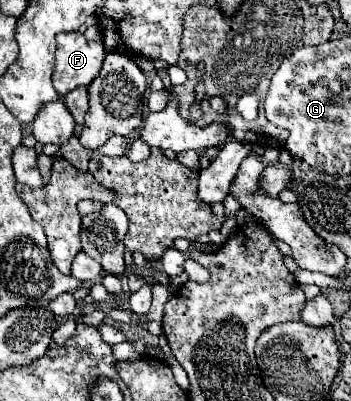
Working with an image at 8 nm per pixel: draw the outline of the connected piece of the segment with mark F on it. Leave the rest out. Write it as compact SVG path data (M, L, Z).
M81 32L57 34L53 86L59 96L69 94L79 86L89 86L101 70L105 48L101 42L89 42Z

